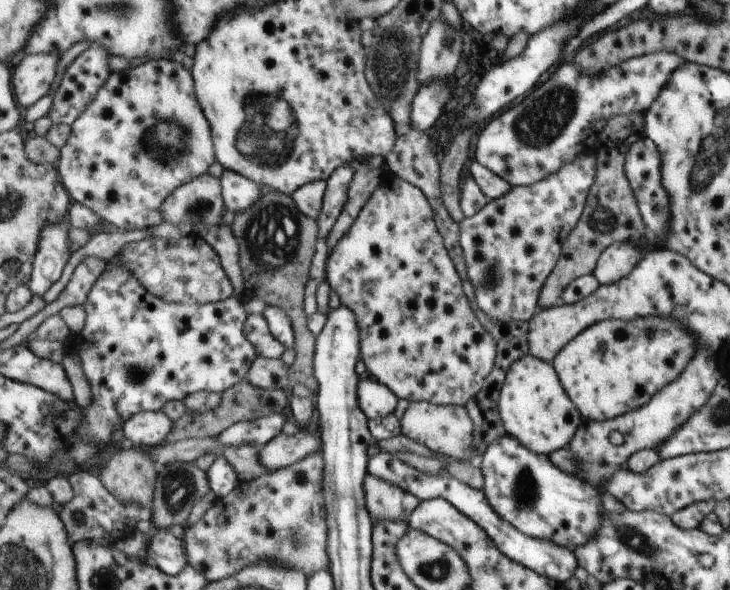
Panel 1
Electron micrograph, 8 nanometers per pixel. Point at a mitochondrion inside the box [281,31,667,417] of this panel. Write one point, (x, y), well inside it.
(540, 124)

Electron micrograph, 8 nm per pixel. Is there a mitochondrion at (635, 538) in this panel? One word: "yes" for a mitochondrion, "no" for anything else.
yes

